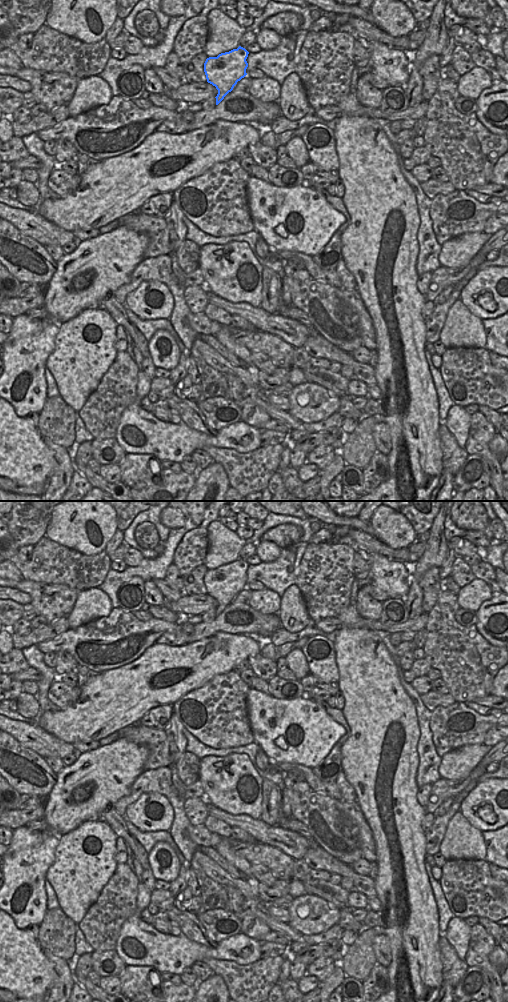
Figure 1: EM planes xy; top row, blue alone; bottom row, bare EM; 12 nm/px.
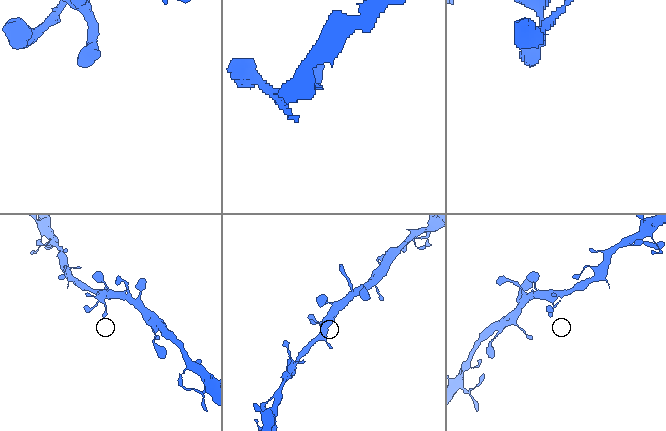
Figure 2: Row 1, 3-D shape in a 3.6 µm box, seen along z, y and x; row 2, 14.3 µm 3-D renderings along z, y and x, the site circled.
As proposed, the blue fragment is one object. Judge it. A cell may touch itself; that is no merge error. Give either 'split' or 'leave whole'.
leave whole

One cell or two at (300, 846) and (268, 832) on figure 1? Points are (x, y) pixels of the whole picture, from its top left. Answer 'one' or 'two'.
one

